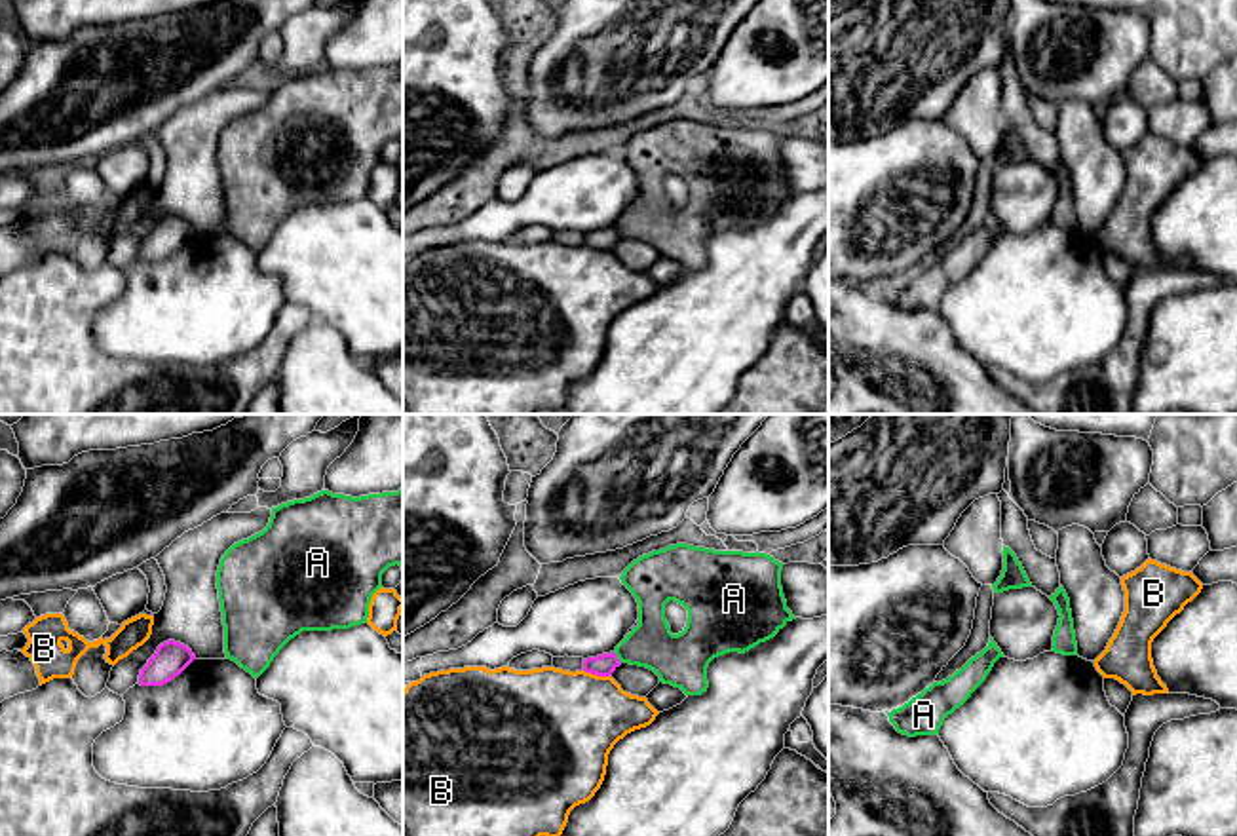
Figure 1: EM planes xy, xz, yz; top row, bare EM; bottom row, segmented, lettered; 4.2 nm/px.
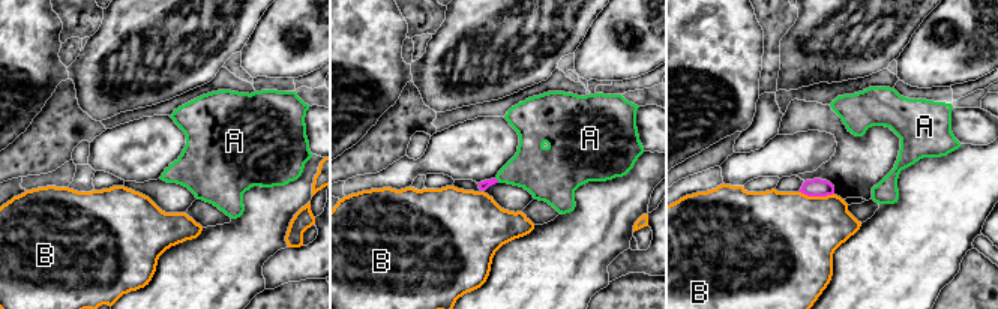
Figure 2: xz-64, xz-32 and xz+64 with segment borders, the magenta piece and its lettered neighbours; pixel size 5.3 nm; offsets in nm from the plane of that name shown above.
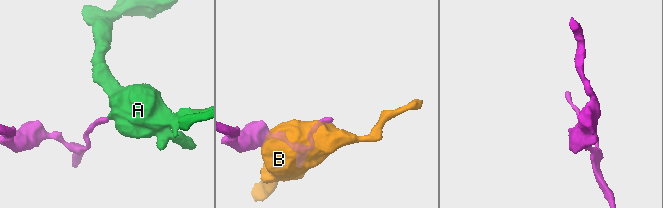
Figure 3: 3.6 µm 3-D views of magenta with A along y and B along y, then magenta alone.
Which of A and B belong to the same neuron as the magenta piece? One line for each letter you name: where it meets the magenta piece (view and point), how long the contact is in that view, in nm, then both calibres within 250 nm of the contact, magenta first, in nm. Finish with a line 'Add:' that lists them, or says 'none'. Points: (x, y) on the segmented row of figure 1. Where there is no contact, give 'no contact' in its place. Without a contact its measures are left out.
Add: none

